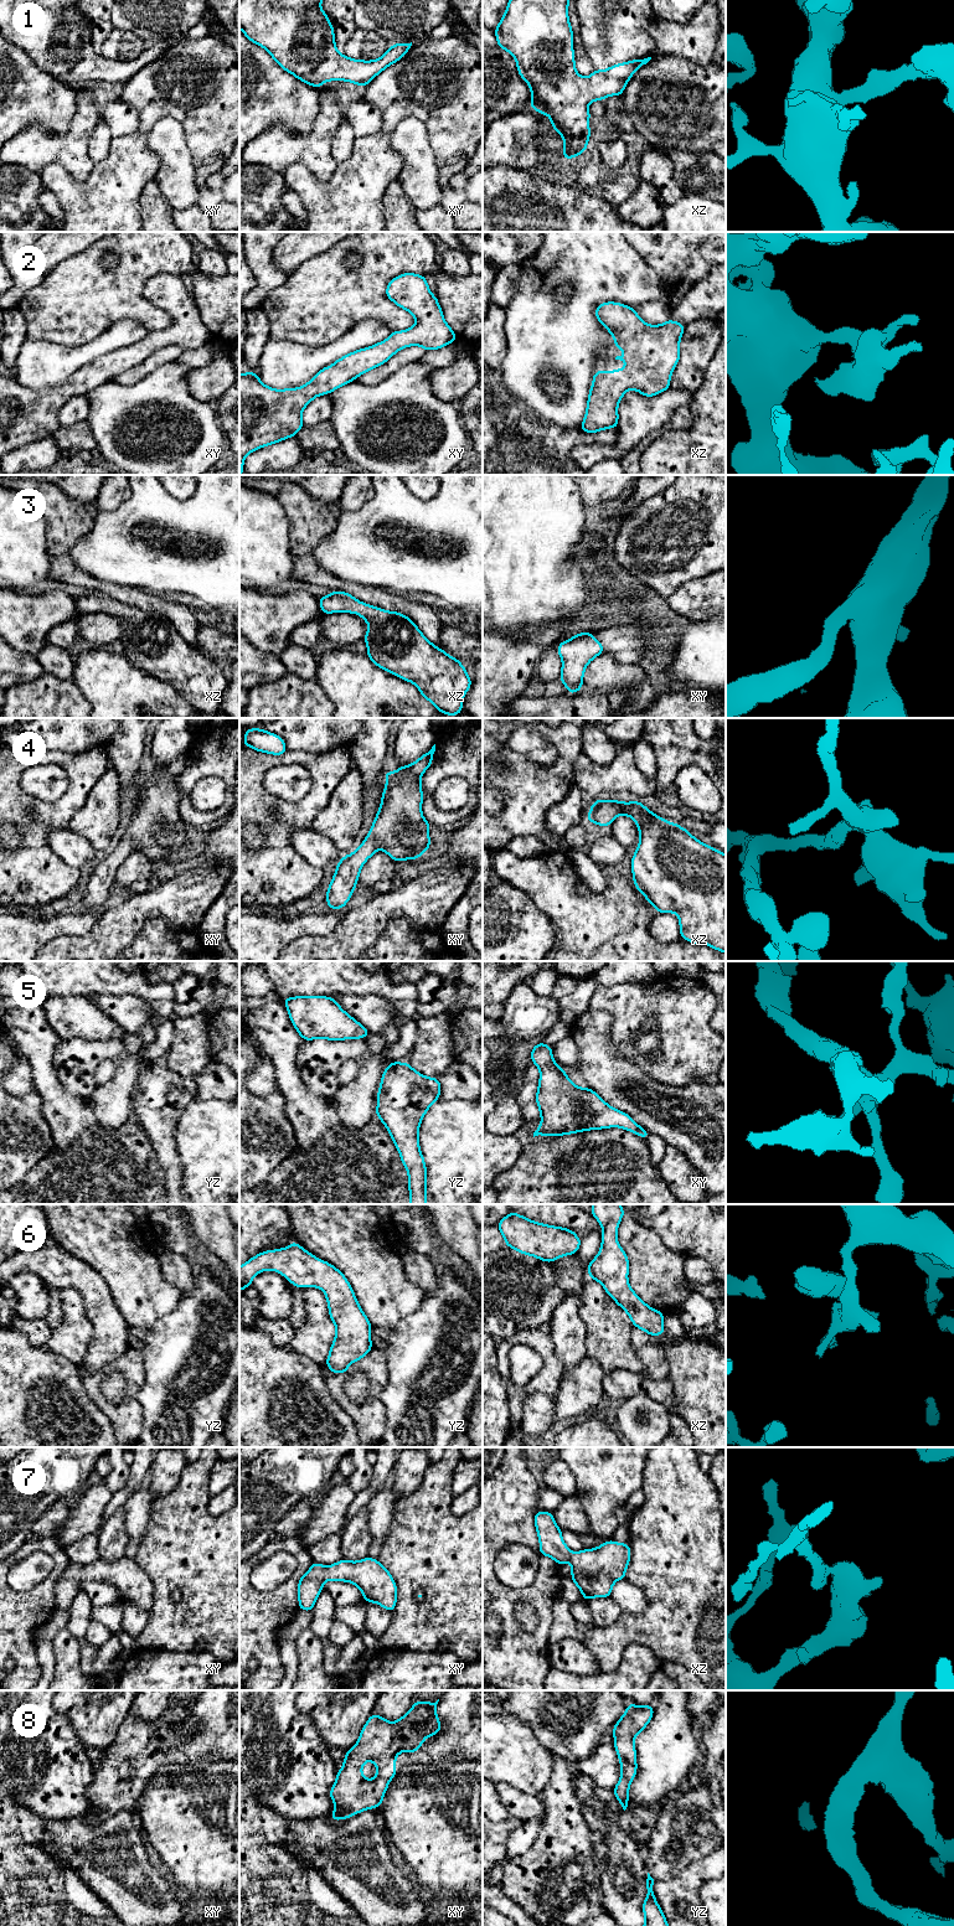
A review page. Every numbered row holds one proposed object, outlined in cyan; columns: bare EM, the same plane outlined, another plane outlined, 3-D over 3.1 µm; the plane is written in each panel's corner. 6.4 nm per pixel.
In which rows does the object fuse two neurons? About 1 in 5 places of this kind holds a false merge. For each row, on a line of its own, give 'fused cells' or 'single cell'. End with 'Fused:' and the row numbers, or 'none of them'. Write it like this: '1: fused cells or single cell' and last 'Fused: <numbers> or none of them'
1: single cell
2: single cell
3: single cell
4: single cell
5: single cell
6: single cell
7: single cell
8: single cell
Fused: none of them

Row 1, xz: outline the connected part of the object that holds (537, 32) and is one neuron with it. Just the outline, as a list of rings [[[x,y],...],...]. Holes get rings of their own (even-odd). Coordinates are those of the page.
[[[509,0],[495,29],[499,47],[510,52],[531,89],[531,109],[547,114],[562,135],[563,158],[586,153],[589,130],[588,104],[622,95],[634,72],[651,57],[633,60],[581,77],[576,71],[569,0]]]

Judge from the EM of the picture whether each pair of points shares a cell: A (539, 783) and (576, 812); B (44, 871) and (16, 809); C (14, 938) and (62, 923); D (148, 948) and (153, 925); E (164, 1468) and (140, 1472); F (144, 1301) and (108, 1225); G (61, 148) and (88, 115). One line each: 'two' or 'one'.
A: two
B: one
C: one
D: one
E: two
F: one
G: one

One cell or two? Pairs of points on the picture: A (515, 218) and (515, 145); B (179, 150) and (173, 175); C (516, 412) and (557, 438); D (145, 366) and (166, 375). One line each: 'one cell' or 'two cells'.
A: two cells
B: one cell
C: one cell
D: two cells

